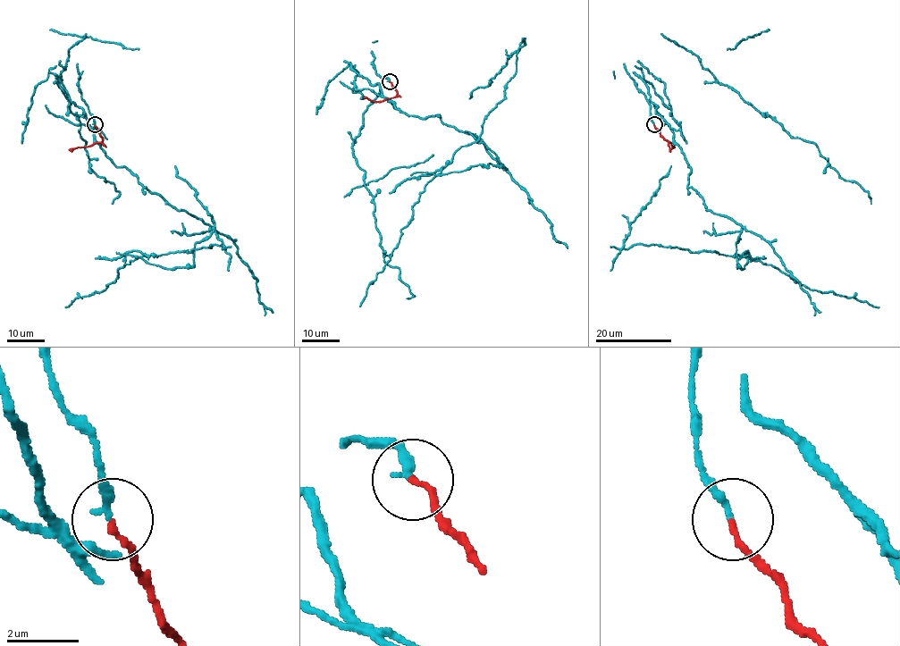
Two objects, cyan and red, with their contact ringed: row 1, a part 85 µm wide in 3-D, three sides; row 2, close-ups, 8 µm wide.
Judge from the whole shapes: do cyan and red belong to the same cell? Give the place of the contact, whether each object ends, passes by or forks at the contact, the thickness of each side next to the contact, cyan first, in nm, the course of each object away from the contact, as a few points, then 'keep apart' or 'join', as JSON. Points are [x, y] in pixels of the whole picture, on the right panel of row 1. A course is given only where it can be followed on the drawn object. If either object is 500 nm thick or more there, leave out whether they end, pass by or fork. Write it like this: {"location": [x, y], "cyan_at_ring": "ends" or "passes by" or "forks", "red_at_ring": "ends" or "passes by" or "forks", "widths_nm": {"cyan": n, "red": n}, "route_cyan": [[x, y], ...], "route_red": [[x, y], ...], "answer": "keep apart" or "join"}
{"location": [654, 124], "cyan_at_ring": "ends", "red_at_ring": "ends", "widths_nm": {"cyan": 240, "red": 160}, "route_cyan": [[654, 124], [650, 108], [674, 133], [688, 187], [742, 226], [744, 269], [738, 255], [624, 247], [671, 166]], "route_red": [[654, 124], [674, 146], [670, 150]], "answer": "keep apart"}

